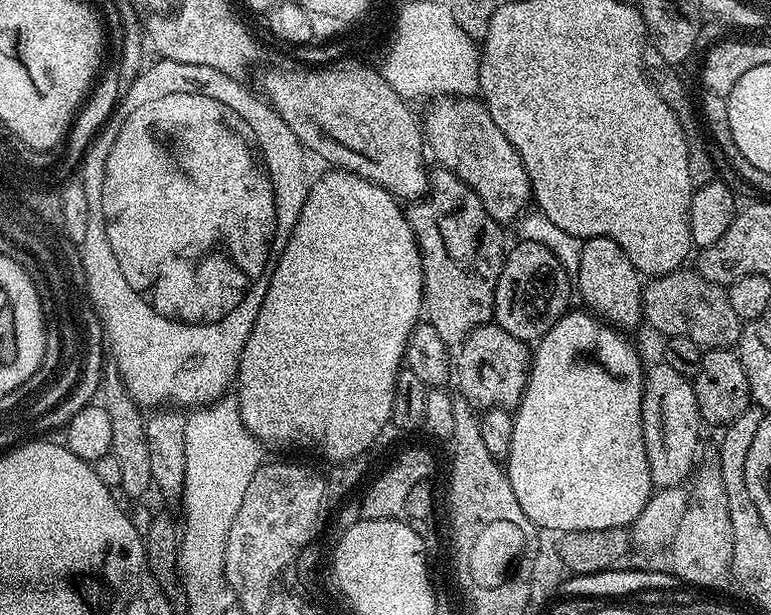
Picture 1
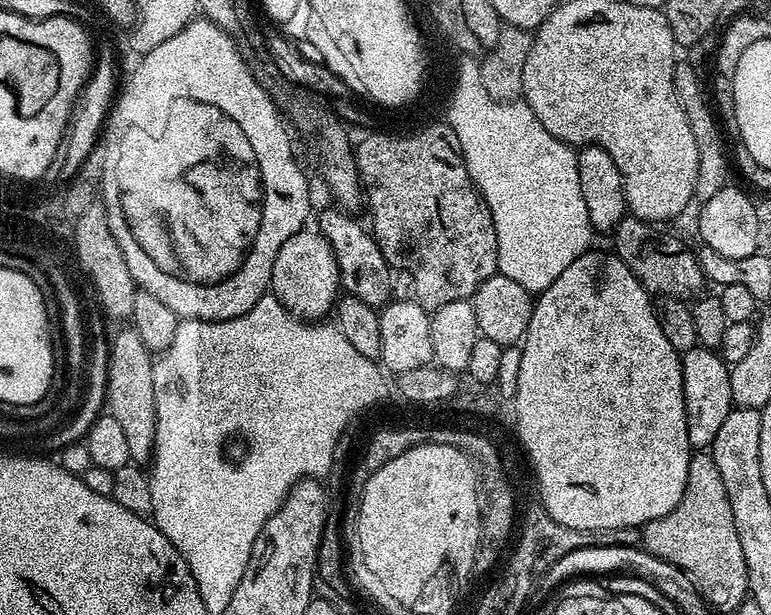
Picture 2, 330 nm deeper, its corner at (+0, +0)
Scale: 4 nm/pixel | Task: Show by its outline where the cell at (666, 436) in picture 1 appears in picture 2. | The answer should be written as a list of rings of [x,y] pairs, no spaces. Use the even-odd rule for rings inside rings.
[[[699,346],[683,353],[680,357],[682,366],[682,394],[686,402],[686,434],[690,438],[693,449],[711,449],[714,438],[718,438],[718,430],[722,422],[726,422],[726,414],[733,410],[730,394],[730,368],[725,364],[719,351]]]

